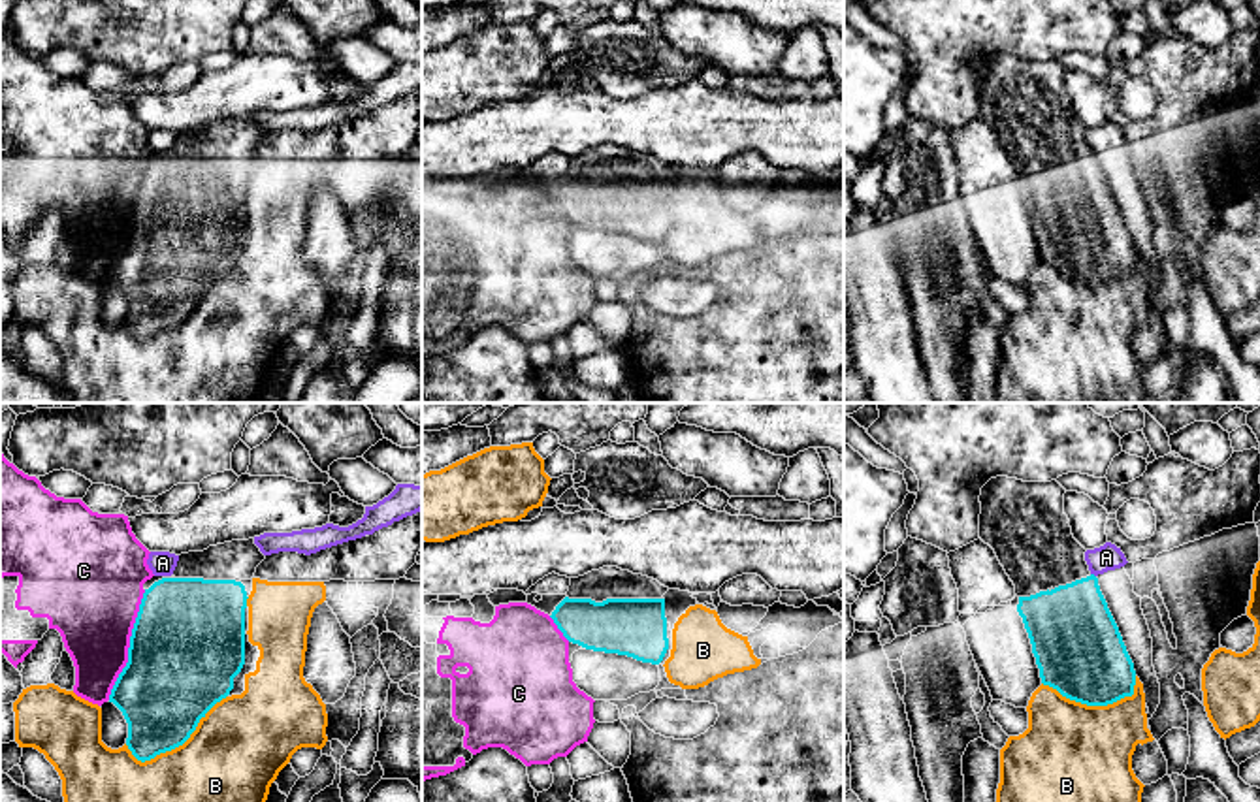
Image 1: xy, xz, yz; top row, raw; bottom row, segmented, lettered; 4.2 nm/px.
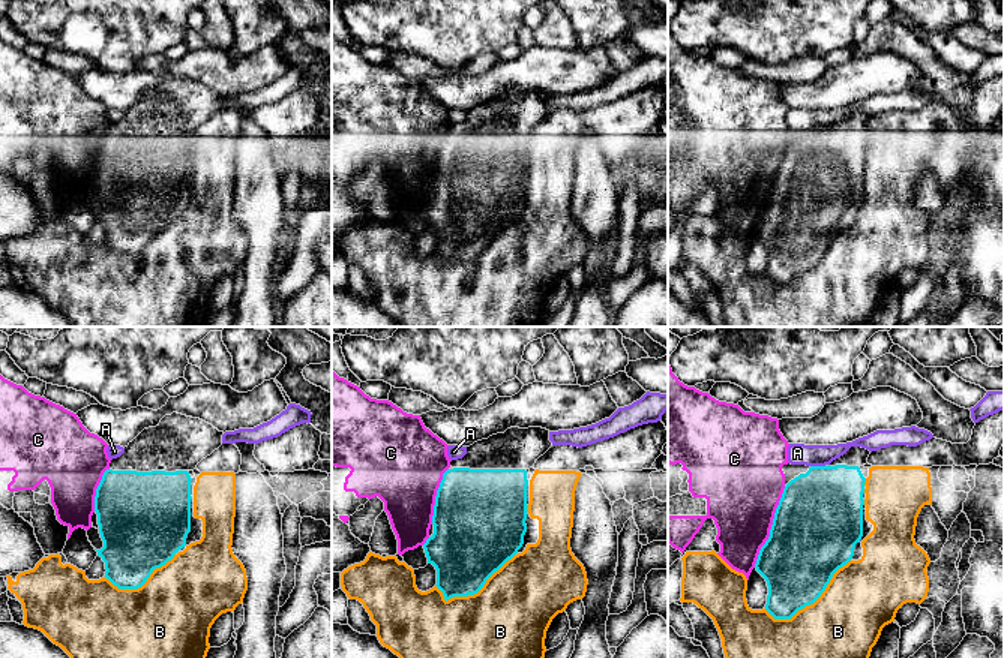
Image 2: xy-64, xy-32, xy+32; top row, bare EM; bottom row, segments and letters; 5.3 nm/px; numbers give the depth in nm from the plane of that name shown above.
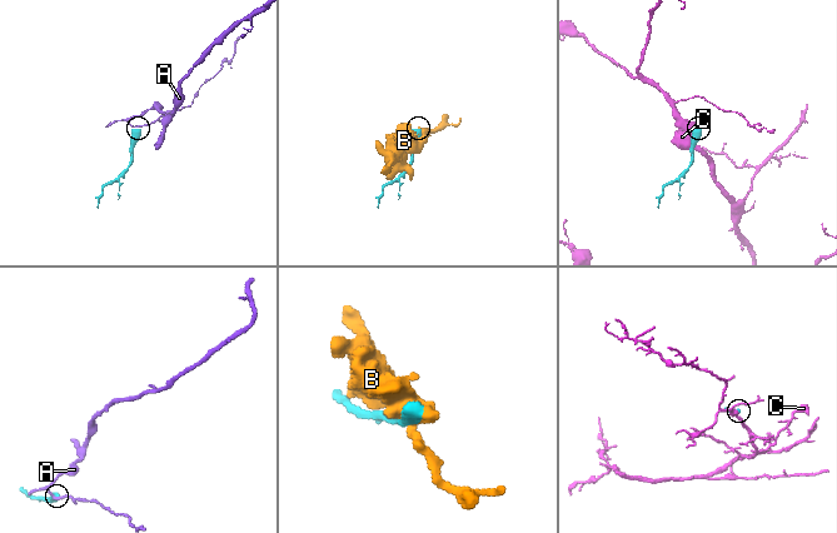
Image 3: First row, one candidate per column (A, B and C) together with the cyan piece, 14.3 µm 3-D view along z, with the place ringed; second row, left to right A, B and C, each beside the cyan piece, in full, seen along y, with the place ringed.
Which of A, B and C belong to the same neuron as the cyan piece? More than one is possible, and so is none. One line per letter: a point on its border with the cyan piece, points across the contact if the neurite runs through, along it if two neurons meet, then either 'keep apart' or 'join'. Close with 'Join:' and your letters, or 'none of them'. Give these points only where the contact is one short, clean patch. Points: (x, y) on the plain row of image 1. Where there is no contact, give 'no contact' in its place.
A: meets cyan in yz at (1093, 153); border along yz (1091, 151), (1095, 155); keep apart
B: meets cyan in xy at (179, 322); keep apart
C: meets cyan in xy at (130, 223); keep apart
Join: none of them

